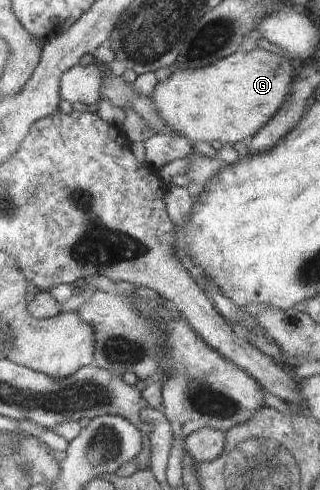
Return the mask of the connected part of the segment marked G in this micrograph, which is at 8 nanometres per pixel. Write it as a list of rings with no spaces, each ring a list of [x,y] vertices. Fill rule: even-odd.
[[[261,48],[252,52],[240,49],[230,56],[197,70],[175,70],[167,80],[158,81],[155,84],[155,90],[150,96],[165,126],[169,126],[178,134],[183,134],[183,137],[191,140],[193,144],[196,142],[211,144],[215,140],[220,140],[224,145],[233,146],[237,142],[248,141],[267,122],[271,122],[273,114],[277,114],[287,102],[294,76],[293,66],[287,56],[279,56]]]

